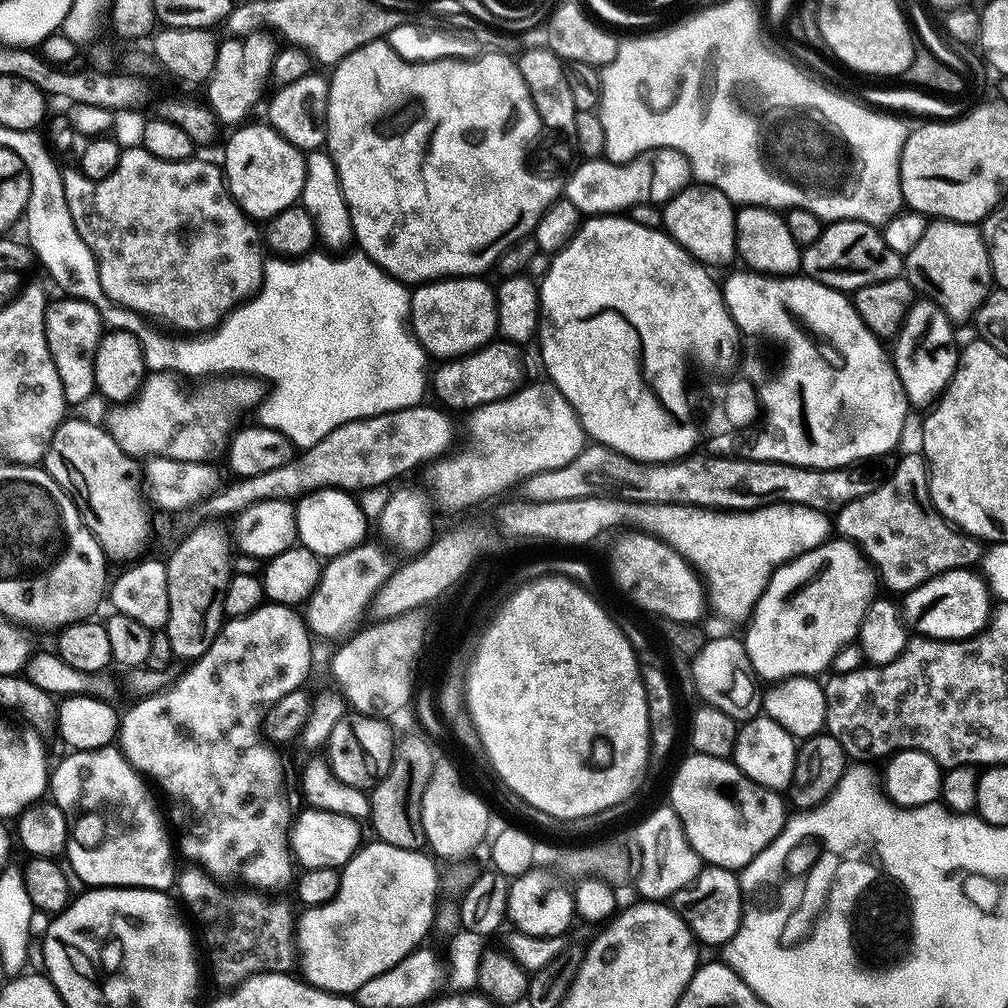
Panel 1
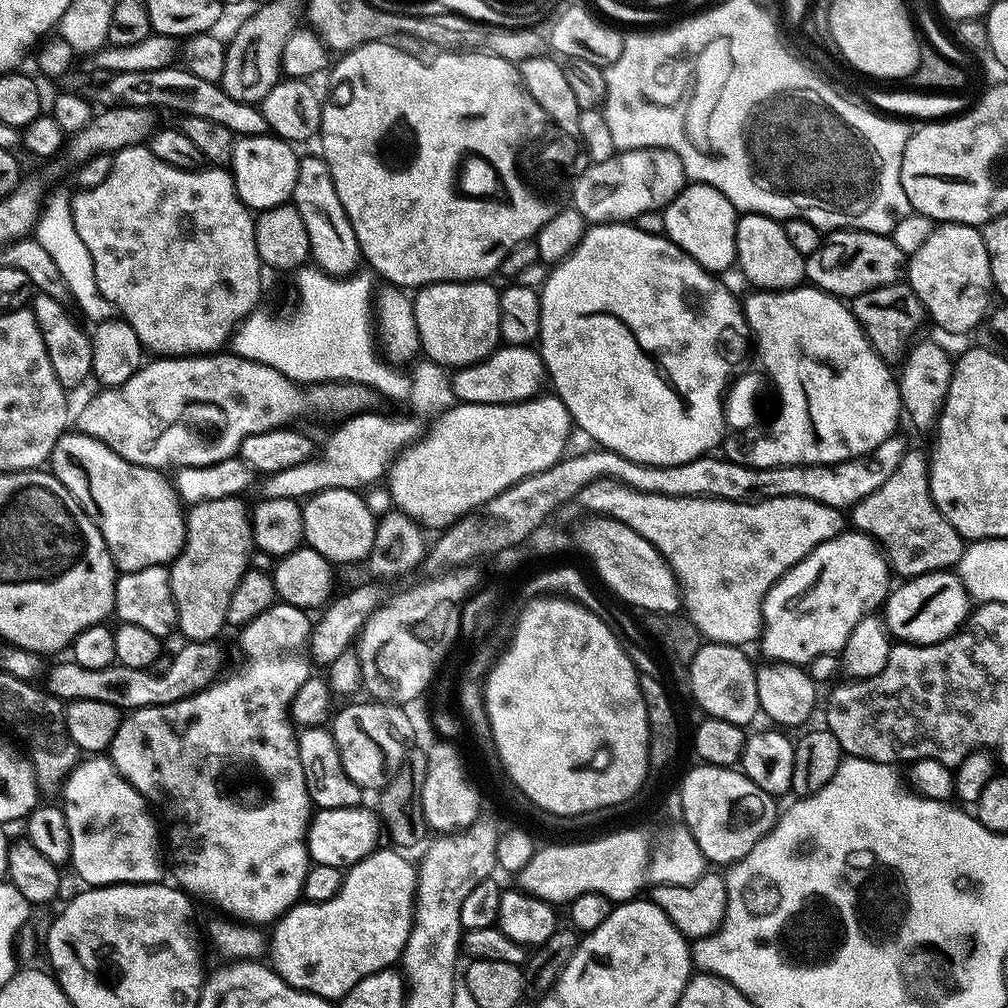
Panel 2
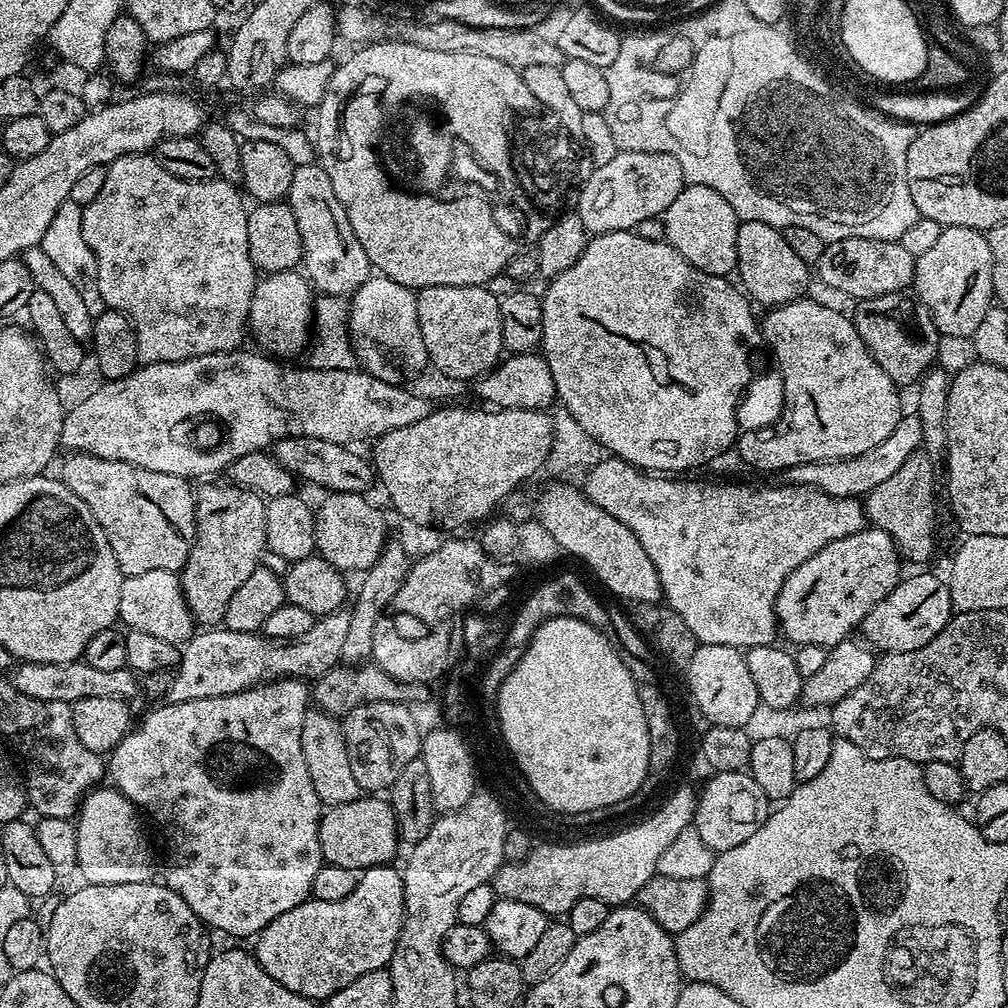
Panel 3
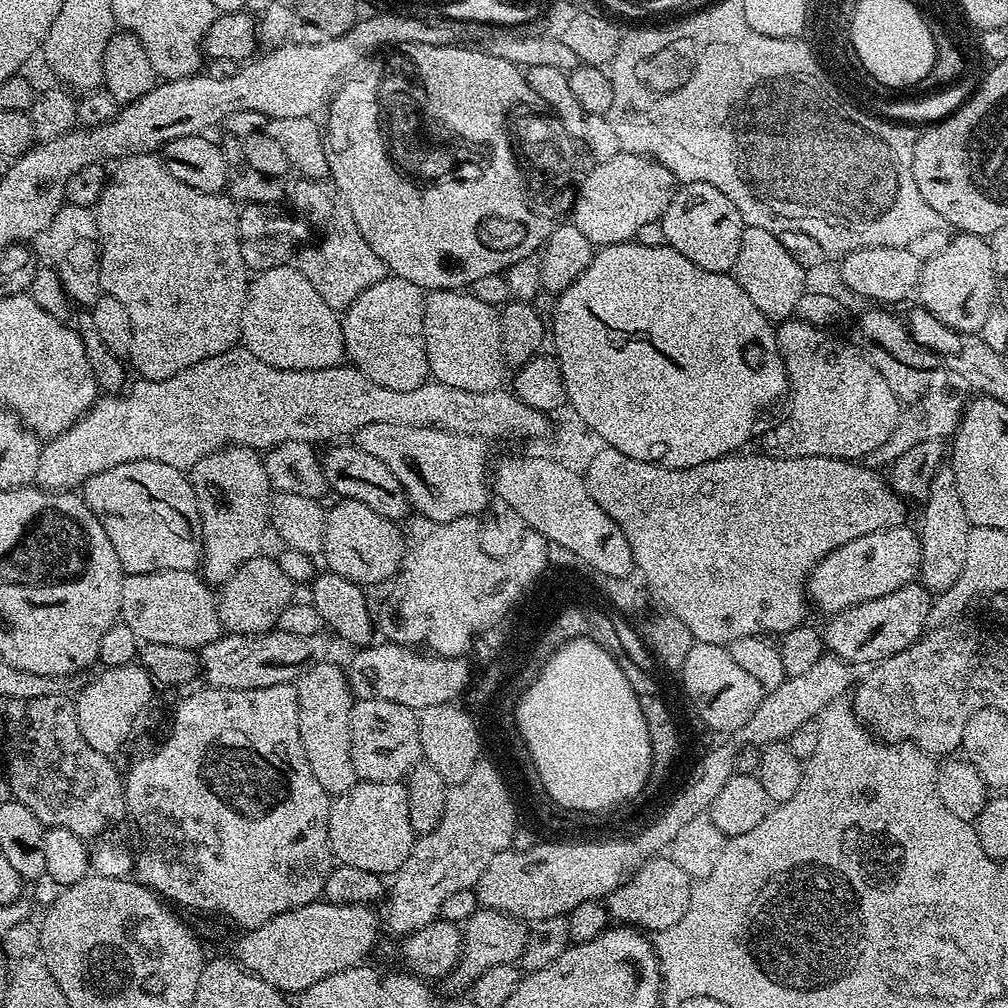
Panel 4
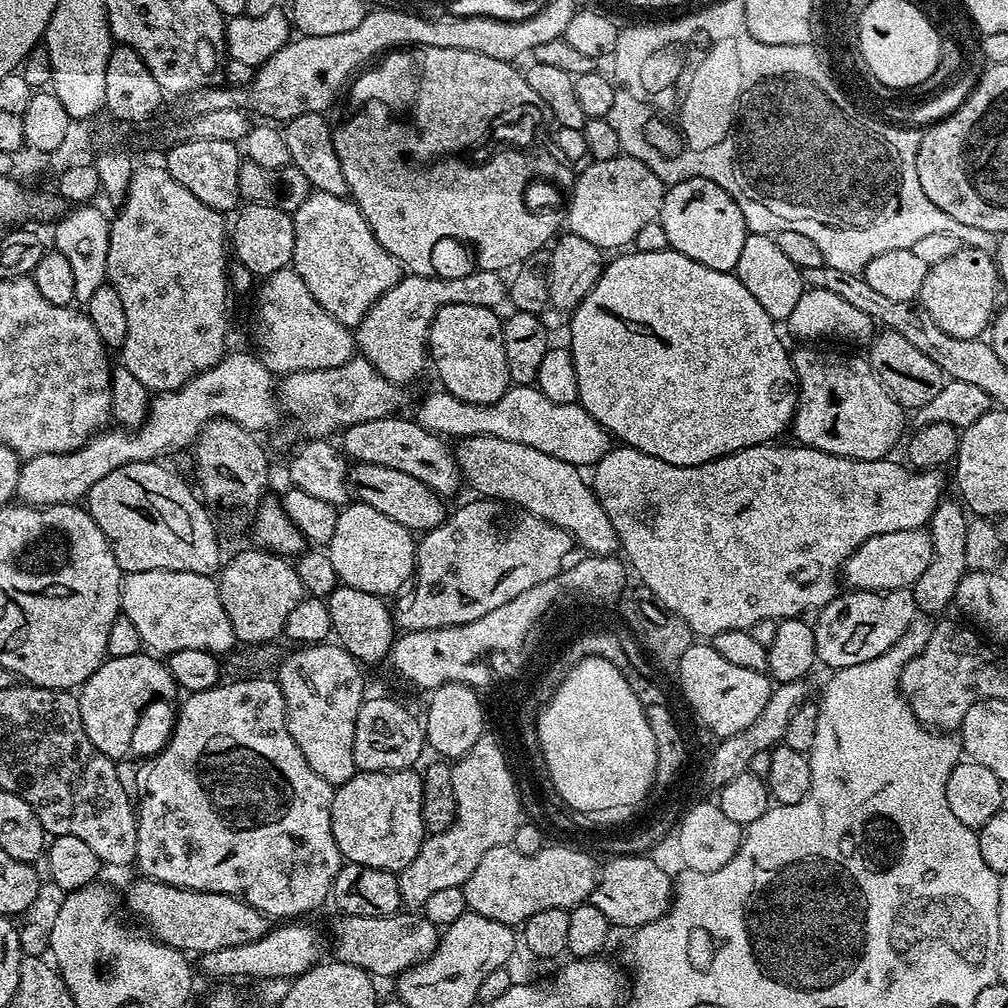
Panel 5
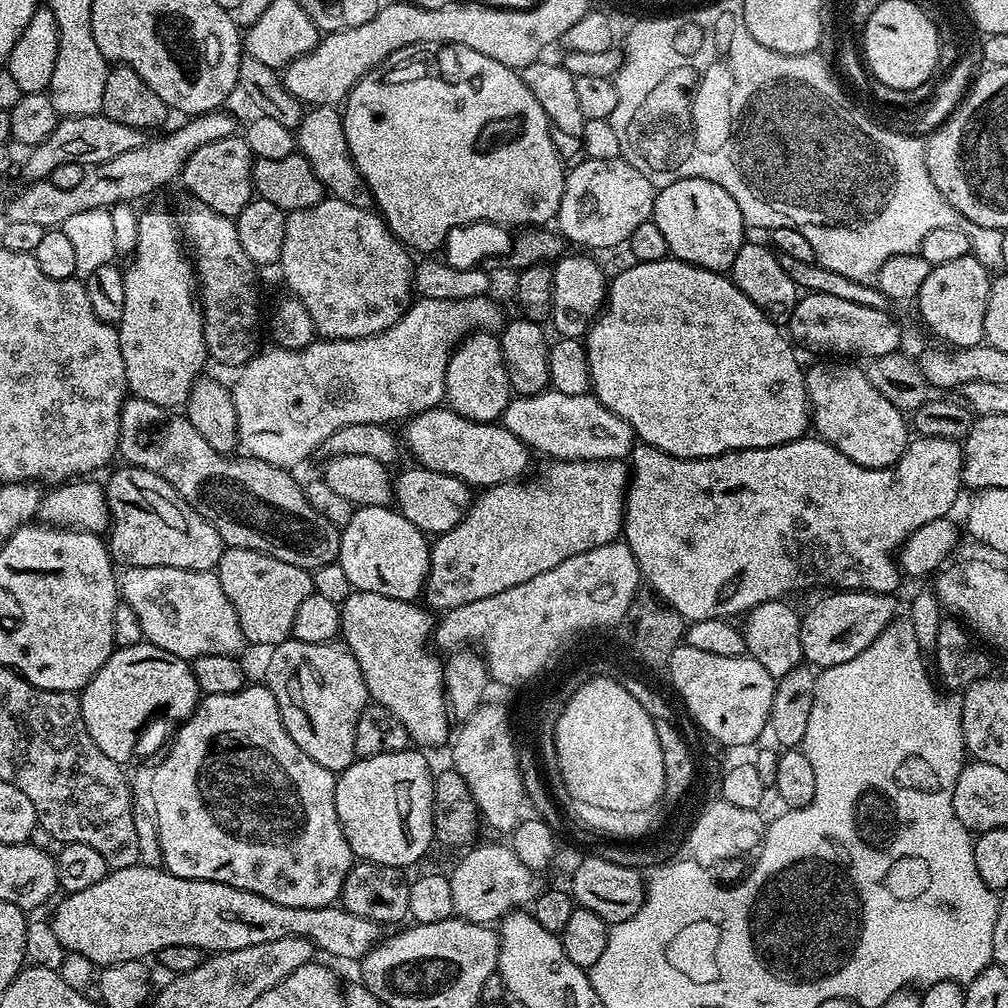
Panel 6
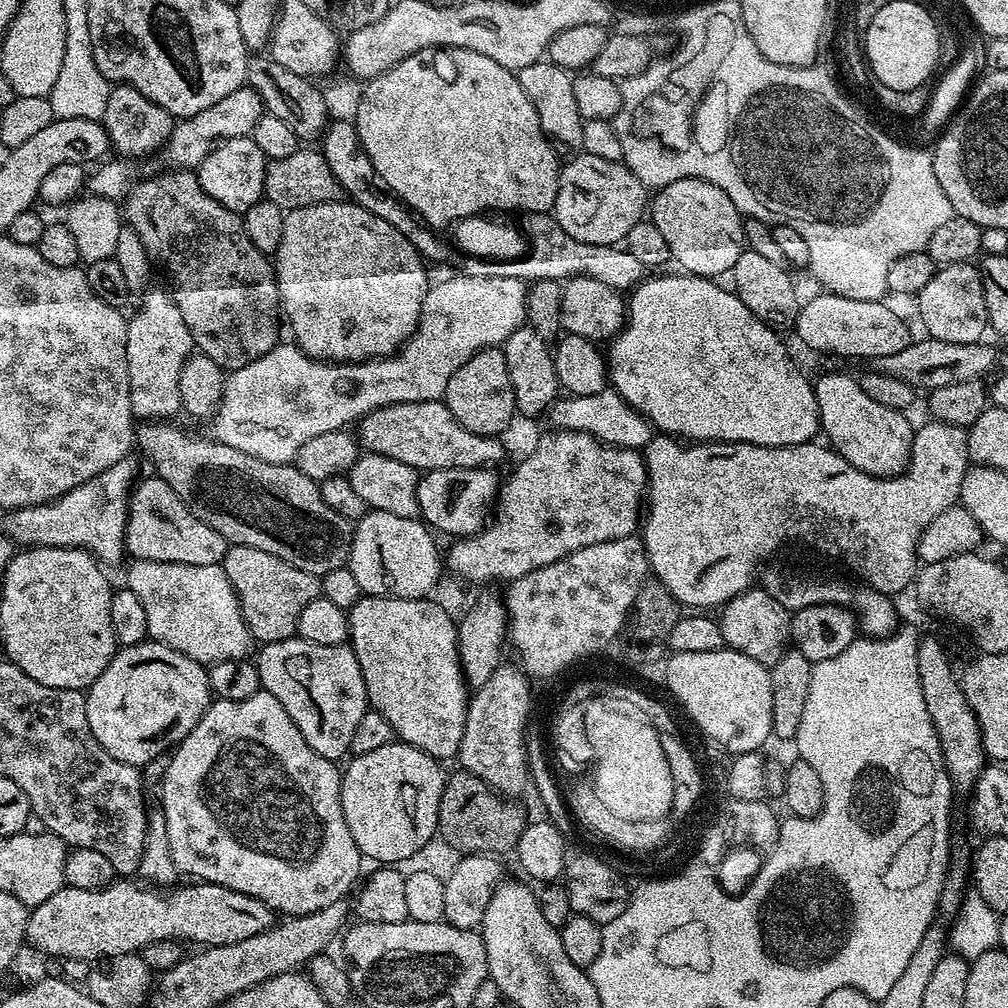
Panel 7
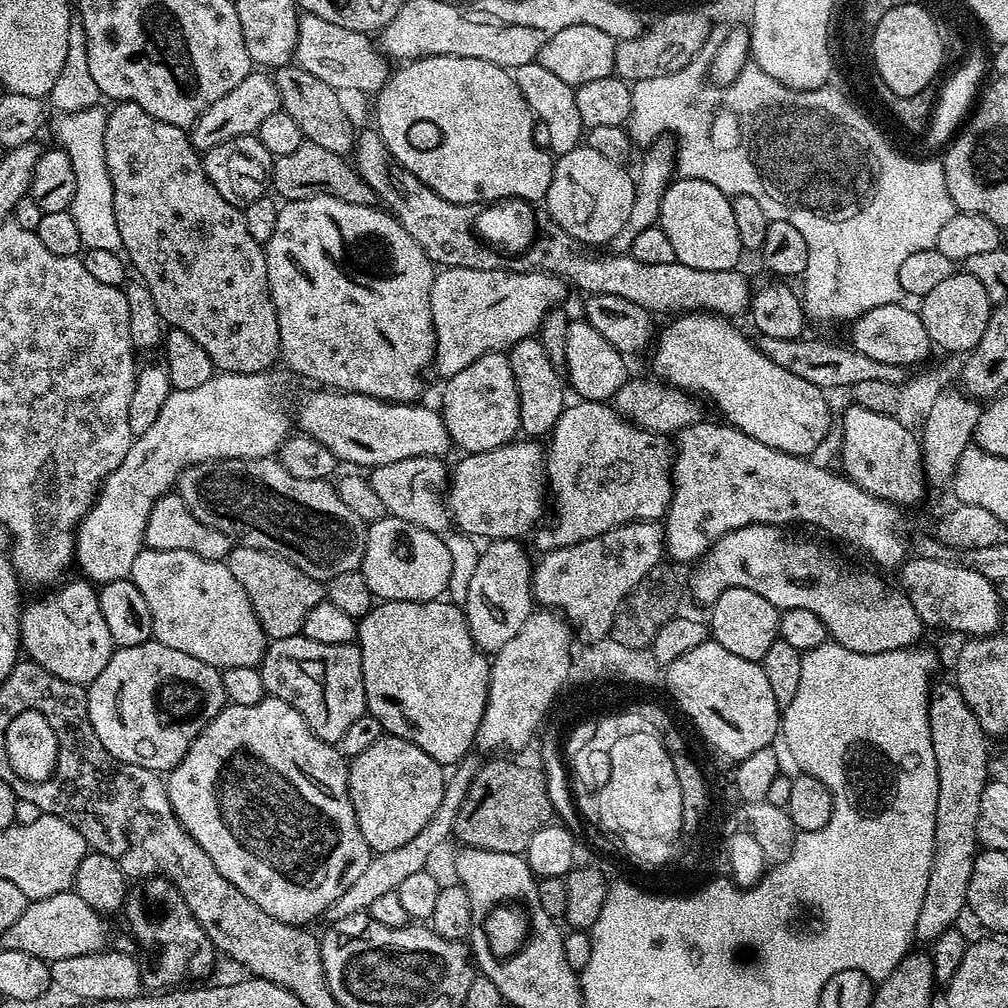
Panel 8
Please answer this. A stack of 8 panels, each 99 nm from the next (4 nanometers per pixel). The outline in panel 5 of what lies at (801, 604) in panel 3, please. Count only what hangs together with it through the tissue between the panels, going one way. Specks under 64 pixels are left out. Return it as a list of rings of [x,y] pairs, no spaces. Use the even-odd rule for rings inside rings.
[[[927,527],[910,530],[894,530],[890,534],[878,534],[850,554],[842,569],[842,580],[852,590],[870,592],[889,592],[899,588],[911,589],[922,578],[926,566],[930,566],[932,557],[932,536]]]

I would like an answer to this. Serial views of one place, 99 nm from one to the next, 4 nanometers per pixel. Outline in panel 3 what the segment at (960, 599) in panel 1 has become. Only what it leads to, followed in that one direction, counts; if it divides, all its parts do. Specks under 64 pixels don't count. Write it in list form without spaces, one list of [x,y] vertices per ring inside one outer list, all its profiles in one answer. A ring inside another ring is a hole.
[[[920,570],[917,576],[905,575],[899,584],[882,598],[882,602],[875,604],[860,623],[859,631],[864,632],[863,639],[877,653],[905,652],[918,650],[930,642],[944,627],[952,621],[954,615],[951,602],[951,590],[948,588],[945,577],[935,576],[932,572]]]

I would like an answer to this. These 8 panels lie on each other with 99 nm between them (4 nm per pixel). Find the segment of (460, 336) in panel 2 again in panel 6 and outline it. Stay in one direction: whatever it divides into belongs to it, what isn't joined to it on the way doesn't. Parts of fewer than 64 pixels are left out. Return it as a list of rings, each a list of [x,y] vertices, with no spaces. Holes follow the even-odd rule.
[[[481,330],[473,332],[471,336],[465,336],[456,345],[446,366],[444,394],[447,407],[467,420],[491,424],[503,417],[514,393],[506,370],[499,335]]]

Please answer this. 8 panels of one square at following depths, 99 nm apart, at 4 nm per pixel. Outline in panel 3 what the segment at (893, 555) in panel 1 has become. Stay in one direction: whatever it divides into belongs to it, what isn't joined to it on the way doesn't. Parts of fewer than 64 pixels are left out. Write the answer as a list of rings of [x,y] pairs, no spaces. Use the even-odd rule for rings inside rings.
[[[924,451],[911,452],[898,466],[898,471],[886,481],[874,486],[868,495],[863,497],[864,515],[871,527],[890,534],[896,543],[901,557],[916,566],[924,566],[936,552],[936,476],[937,469],[933,468],[930,458]]]

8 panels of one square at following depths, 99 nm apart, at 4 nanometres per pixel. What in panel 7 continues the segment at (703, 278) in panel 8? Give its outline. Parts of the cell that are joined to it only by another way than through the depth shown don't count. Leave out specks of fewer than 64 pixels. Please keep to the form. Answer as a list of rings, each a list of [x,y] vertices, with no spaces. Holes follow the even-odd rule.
[[[525,212],[519,220],[518,228],[527,241],[527,251],[516,260],[505,260],[508,268],[496,268],[496,272],[508,272],[506,278],[518,278],[525,282],[542,279],[563,282],[574,276],[589,276],[598,278],[598,282],[606,282],[606,286],[621,294],[627,293],[645,279],[644,264],[638,262],[638,258],[634,258],[634,254],[630,254],[623,246],[578,242],[578,238],[570,238],[570,234],[562,230],[555,215],[547,212]]]

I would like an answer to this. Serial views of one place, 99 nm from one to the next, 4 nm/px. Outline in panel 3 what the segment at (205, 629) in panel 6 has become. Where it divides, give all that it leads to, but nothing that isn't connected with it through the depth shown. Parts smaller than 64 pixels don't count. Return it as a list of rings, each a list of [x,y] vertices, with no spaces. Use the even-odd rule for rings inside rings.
[[[150,570],[146,574],[125,576],[122,582],[122,598],[118,598],[118,610],[119,623],[125,629],[143,630],[154,638],[163,638],[177,646],[188,641],[198,628],[184,597],[179,575],[166,570]]]

